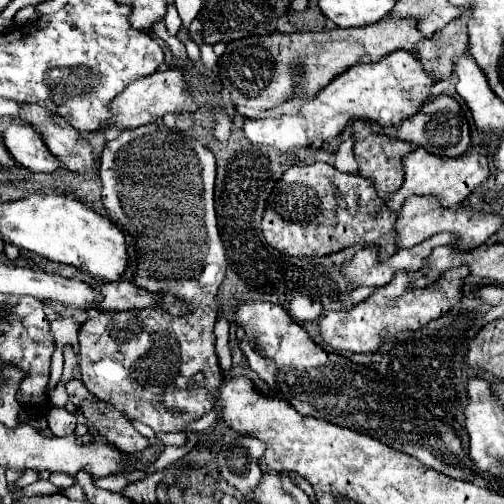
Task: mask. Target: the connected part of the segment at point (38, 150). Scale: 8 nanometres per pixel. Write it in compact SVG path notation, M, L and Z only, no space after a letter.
M12 120L2 130L2 140L10 156L28 172L50 174L60 166L58 158L48 152L42 138L22 122Z

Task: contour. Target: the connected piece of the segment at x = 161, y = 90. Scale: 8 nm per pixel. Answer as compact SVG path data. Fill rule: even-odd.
M168 68L168 70L156 70L150 76L138 78L134 80L124 92L120 92L110 104L110 120L106 122L108 128L138 128L144 126L148 122L158 120L160 116L172 112L172 114L182 114L182 112L194 112L198 108L198 104L186 94L186 84L184 84L184 76L180 70Z

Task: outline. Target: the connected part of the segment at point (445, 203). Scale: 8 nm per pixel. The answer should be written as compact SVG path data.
M418 148L410 152L404 160L404 184L400 190L392 194L392 198L386 200L388 210L398 212L398 208L404 204L408 196L426 196L438 200L442 208L454 208L458 206L478 184L482 184L490 170L488 170L488 150L486 148L470 148L466 156L460 156L458 160L446 160L440 156L428 154L424 148Z

